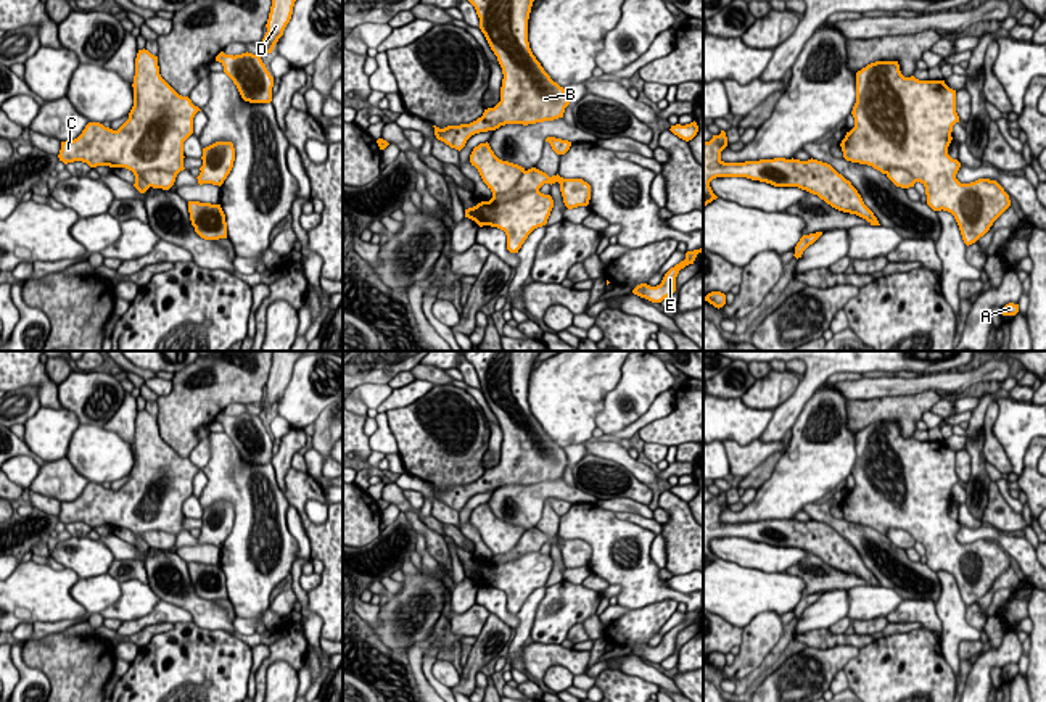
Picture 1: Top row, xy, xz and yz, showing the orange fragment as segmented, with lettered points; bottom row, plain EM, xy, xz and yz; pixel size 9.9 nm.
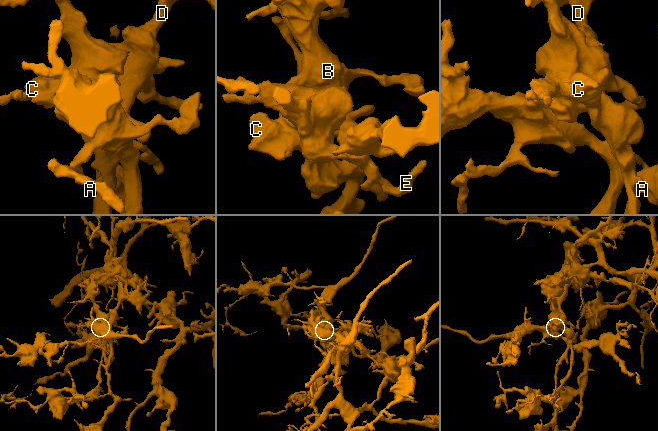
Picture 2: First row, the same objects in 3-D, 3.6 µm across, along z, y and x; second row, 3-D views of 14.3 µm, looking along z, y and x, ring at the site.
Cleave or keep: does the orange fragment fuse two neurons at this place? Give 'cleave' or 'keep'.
cleave

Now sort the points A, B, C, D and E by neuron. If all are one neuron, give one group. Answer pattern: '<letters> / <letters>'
A C E / B D

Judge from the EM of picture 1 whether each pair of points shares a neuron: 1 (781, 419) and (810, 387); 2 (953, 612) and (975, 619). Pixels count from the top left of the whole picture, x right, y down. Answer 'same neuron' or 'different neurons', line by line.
1: same neuron
2: different neurons

